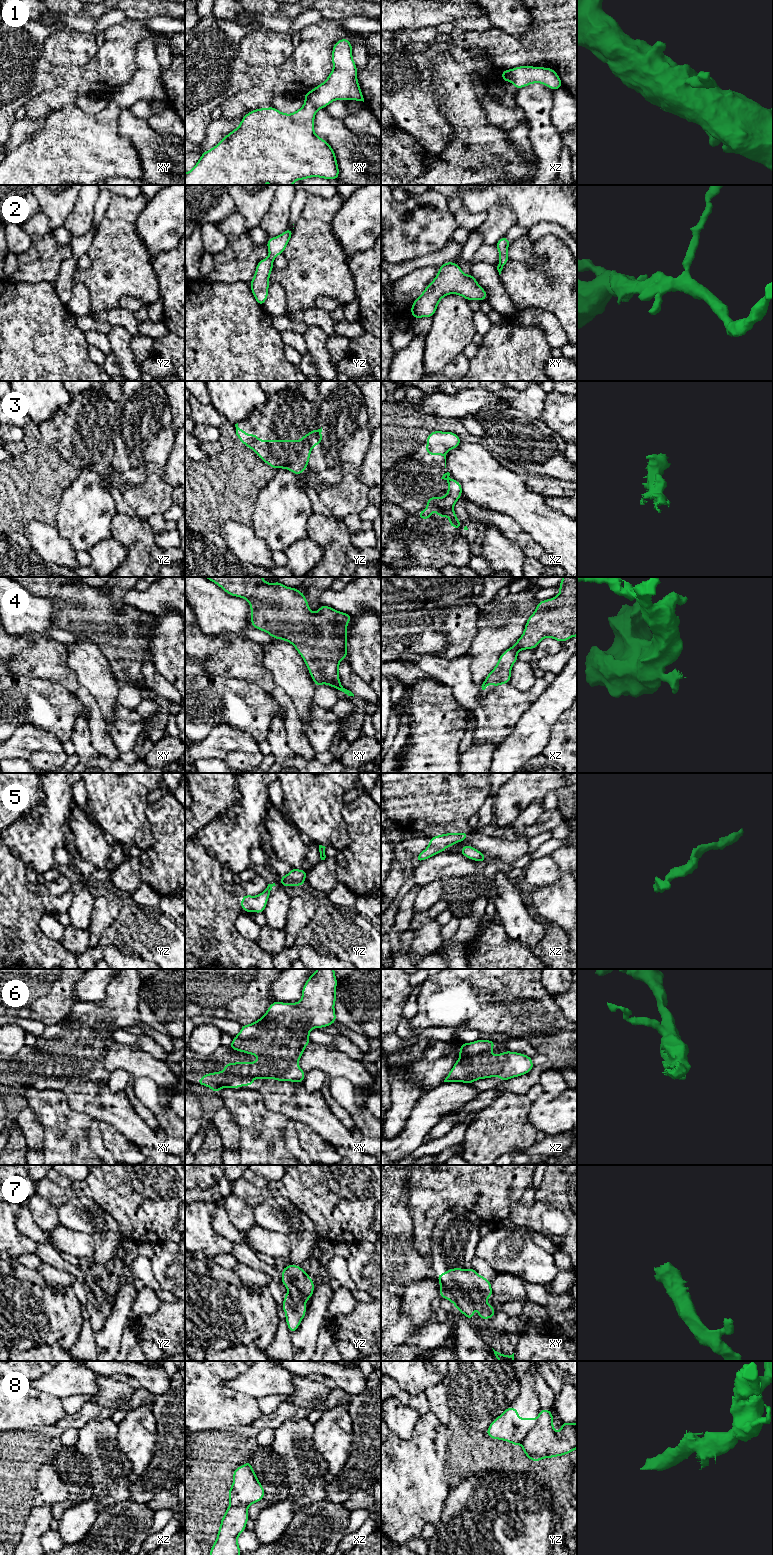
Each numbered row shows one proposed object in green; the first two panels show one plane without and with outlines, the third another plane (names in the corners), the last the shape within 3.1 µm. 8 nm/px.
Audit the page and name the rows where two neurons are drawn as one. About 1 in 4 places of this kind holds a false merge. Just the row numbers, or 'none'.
3, 4, 8

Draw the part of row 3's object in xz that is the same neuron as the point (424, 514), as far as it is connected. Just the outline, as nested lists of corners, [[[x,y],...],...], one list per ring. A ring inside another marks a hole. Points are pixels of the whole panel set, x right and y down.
[[[427,505],[424,510],[418,512],[421,520],[429,519],[432,516],[433,510],[437,511],[437,516],[440,519],[442,516],[449,517],[449,524],[452,528],[461,529],[460,520],[456,517],[456,512],[453,509],[437,508],[435,506]]]

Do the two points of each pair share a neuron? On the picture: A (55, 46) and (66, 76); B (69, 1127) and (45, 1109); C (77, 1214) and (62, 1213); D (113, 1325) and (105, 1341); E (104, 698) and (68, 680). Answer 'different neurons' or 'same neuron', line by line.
A: different neurons
B: same neuron
C: same neuron
D: same neuron
E: different neurons

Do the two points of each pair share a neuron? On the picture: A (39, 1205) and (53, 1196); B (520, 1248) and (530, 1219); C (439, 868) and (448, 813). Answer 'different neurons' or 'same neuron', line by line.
A: different neurons
B: different neurons
C: different neurons

